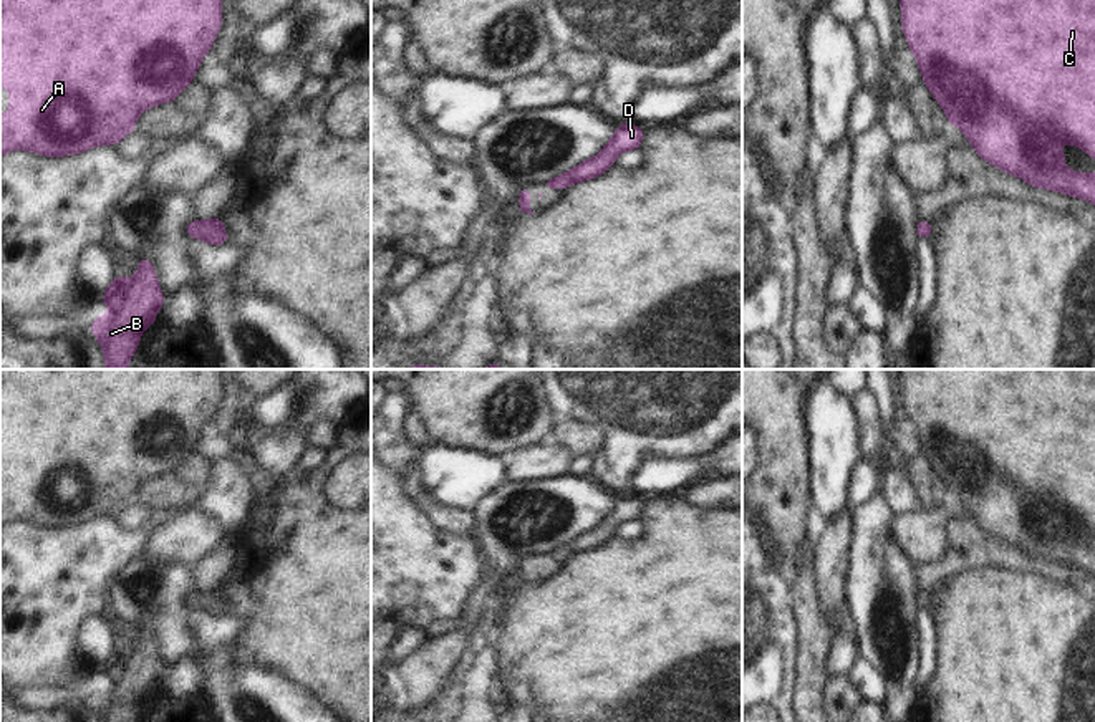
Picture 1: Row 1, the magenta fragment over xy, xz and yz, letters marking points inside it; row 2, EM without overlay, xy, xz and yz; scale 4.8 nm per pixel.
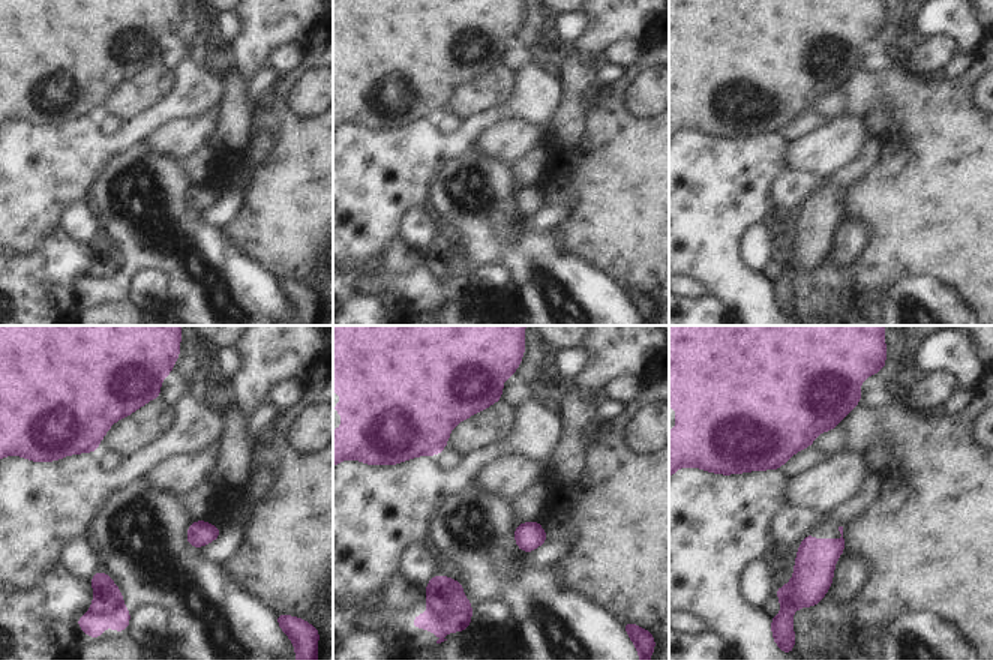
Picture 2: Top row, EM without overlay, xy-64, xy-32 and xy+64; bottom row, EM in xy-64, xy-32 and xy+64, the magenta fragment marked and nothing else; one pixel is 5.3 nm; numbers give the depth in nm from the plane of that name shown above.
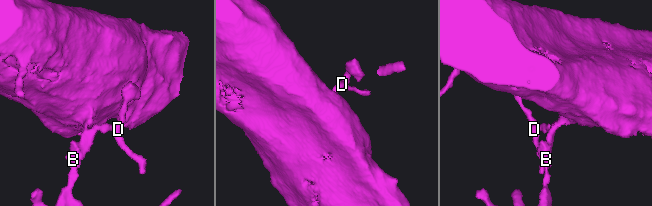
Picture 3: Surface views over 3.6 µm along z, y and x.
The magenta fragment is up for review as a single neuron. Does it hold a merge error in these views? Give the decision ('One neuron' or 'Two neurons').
One neuron.

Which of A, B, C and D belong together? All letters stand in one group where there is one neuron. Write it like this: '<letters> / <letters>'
A B C D

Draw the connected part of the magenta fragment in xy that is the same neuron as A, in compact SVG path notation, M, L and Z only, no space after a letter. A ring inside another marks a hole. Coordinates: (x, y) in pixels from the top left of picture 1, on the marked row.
M0 0L0 86L10 89L10 104L8 114L0 114L0 157L13 149L27 149L31 152L38 152L48 157L58 157L58 156L68 156L68 154L81 154L89 147L108 144L114 146L119 142L124 136L134 131L136 119L141 111L146 111L159 103L174 103L174 99L179 96L179 93L192 83L194 71L202 65L202 56L209 53L209 48L212 46L215 35L222 25L220 20L220 0ZM157 53L172 53L172 55L186 55L187 61L172 61L167 58L157 58Z

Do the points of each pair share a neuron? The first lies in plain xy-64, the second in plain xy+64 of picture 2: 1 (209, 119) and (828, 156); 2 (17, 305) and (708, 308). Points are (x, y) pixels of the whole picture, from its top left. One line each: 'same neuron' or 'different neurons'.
1: same neuron
2: same neuron

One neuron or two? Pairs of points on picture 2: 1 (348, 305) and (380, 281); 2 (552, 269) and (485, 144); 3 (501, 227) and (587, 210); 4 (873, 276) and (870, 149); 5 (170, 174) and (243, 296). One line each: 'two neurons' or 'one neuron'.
1: two neurons
2: two neurons
3: two neurons
4: two neurons
5: one neuron

